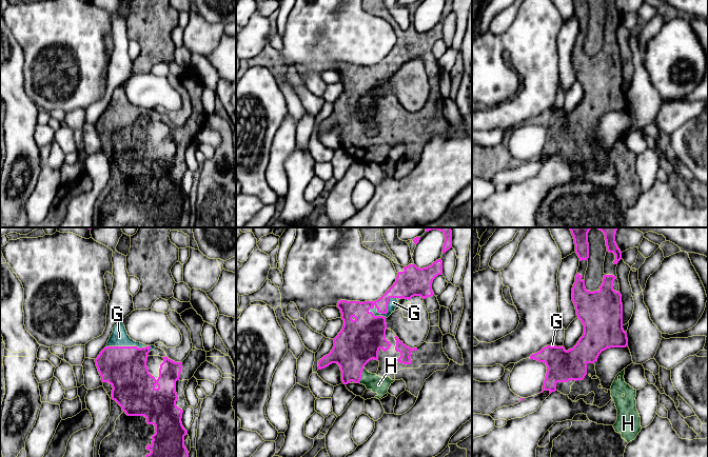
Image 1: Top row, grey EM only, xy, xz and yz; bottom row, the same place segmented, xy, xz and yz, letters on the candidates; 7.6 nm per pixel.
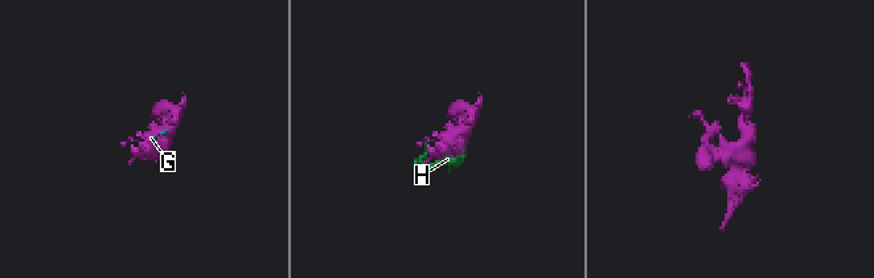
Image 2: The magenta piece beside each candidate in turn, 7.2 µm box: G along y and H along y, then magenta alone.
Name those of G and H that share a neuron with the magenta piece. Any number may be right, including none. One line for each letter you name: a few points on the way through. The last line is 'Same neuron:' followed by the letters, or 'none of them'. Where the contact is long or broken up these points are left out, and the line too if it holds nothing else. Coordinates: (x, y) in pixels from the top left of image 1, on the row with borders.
Same neuron: G, H

